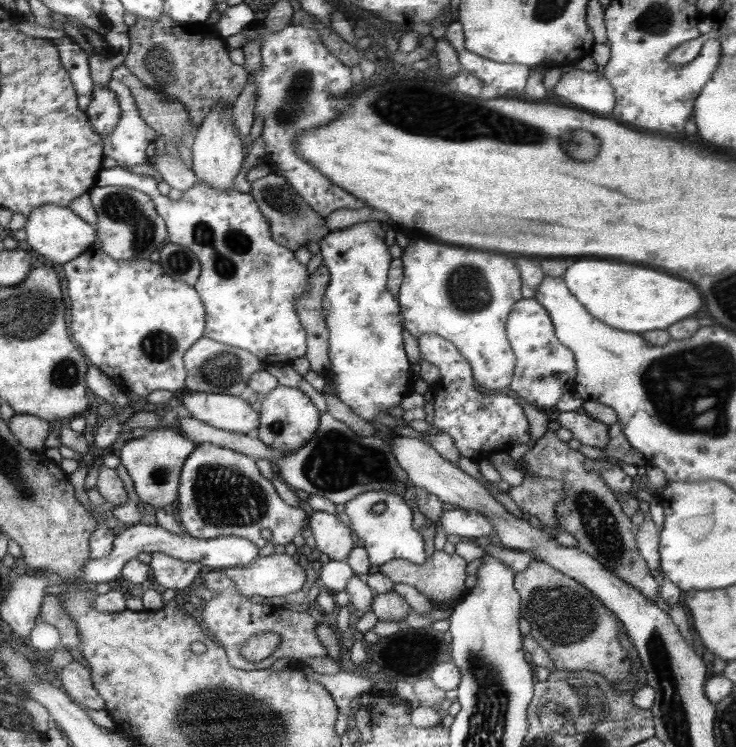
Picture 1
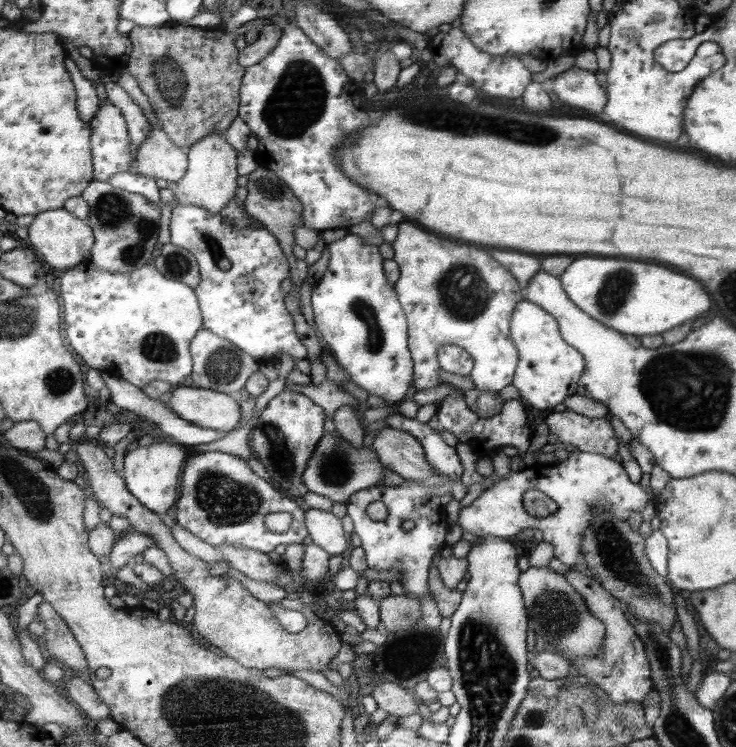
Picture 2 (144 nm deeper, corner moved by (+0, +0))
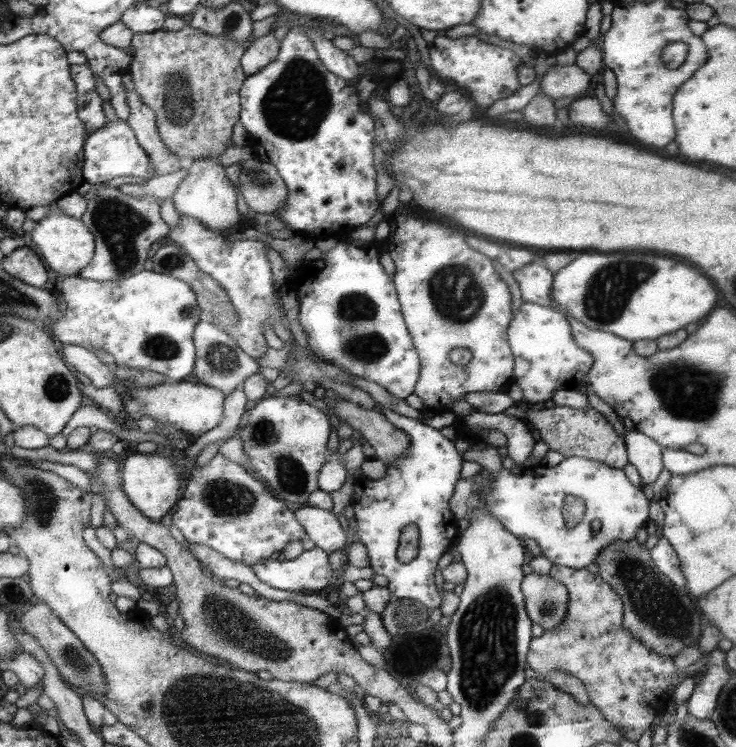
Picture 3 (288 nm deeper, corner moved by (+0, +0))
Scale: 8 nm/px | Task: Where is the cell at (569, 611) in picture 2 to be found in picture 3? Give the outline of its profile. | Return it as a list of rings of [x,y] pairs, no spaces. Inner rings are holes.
[[[527,574],[523,578],[523,594],[527,596],[527,614],[531,622],[539,624],[545,632],[557,632],[563,626],[569,610],[567,586],[555,582],[551,576]]]

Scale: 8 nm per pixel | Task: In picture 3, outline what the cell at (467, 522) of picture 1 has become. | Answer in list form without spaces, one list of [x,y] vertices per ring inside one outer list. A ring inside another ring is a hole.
[[[571,456],[553,468],[539,464],[529,466],[521,474],[511,474],[511,470],[501,466],[479,506],[483,516],[499,522],[511,536],[535,540],[541,554],[553,566],[585,570],[613,540],[629,542],[635,538],[635,532],[647,520],[647,504],[649,500],[643,492],[629,484],[619,468],[611,468],[599,460]],[[565,496],[577,498],[585,506],[583,520],[573,528],[567,528],[561,516]]]

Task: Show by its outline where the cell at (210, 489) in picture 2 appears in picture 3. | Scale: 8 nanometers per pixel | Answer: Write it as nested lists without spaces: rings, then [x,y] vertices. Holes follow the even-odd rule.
[[[215,454],[215,458],[191,472],[191,478],[185,482],[185,494],[177,504],[177,512],[173,516],[175,528],[179,528],[187,542],[201,544],[217,550],[219,554],[235,560],[245,562],[247,566],[255,566],[257,562],[263,562],[265,558],[271,558],[273,552],[283,552],[283,548],[289,544],[289,540],[301,542],[303,536],[309,536],[297,520],[297,512],[291,512],[283,500],[277,500],[273,492],[267,490],[263,480],[257,478],[257,474],[247,468],[239,466],[231,460],[227,460],[223,454]]]

